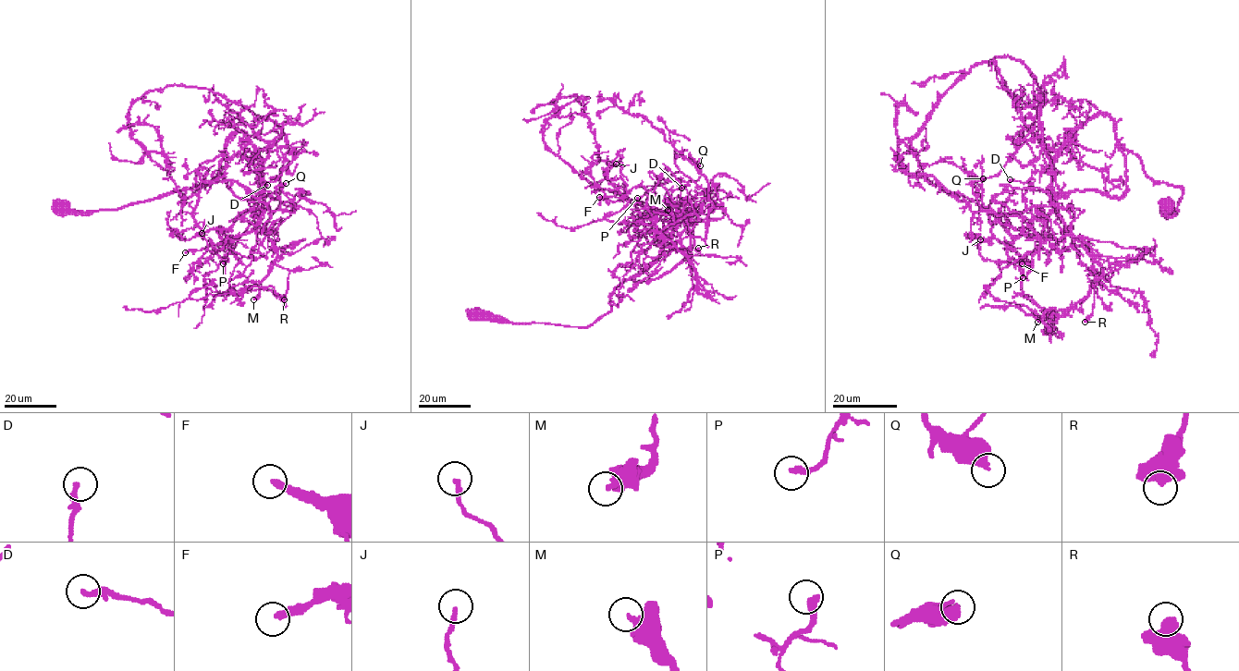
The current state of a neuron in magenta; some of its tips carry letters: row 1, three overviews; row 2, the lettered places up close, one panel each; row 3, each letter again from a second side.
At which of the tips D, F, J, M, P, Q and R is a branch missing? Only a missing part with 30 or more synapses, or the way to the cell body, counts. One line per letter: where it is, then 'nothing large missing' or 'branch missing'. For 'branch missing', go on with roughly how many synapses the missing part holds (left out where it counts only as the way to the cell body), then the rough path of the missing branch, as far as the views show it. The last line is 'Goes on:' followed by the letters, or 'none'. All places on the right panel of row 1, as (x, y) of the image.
D: (1010, 179) | nothing large missing
F: (1022, 263) | branch missing | 45 syn | (1022, 263), (997, 270), (995, 262), (988, 261)
J: (980, 239) | nothing large missing
M: (1037, 322) | nothing large missing
P: (1023, 277) | nothing large missing
Q: (983, 178) | nothing large missing
R: (1085, 322) | nothing large missing
Goes on: F

